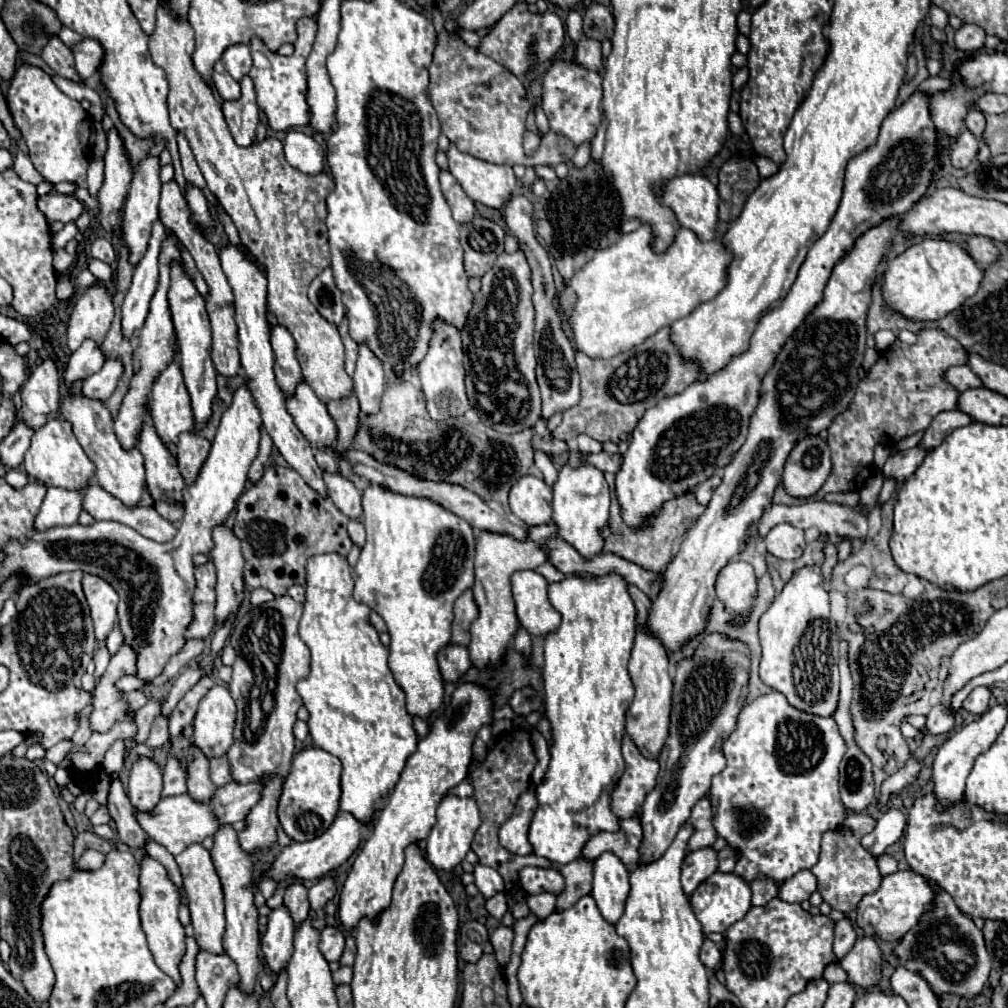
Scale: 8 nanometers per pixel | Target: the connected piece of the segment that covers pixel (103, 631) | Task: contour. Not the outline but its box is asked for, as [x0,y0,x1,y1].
[82,575,118,643]

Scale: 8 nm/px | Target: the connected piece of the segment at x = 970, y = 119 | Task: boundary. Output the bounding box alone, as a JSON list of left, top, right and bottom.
[964,107,986,139]

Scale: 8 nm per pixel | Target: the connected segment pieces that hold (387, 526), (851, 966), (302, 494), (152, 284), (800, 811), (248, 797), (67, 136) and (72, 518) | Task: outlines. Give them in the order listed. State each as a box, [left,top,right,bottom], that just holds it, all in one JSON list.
[[354,485,474,719],[840,937,882,989],[234,465,352,597],[122,221,166,341],[708,691,846,885],[136,781,262,857],[6,65,92,185],[34,487,84,531]]

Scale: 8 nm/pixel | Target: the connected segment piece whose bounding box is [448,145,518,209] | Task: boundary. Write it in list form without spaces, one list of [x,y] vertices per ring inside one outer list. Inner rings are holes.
[[[454,145],[448,149],[450,173],[462,185],[474,203],[500,209],[516,193],[516,177],[510,165],[492,165],[472,155],[460,153]]]

